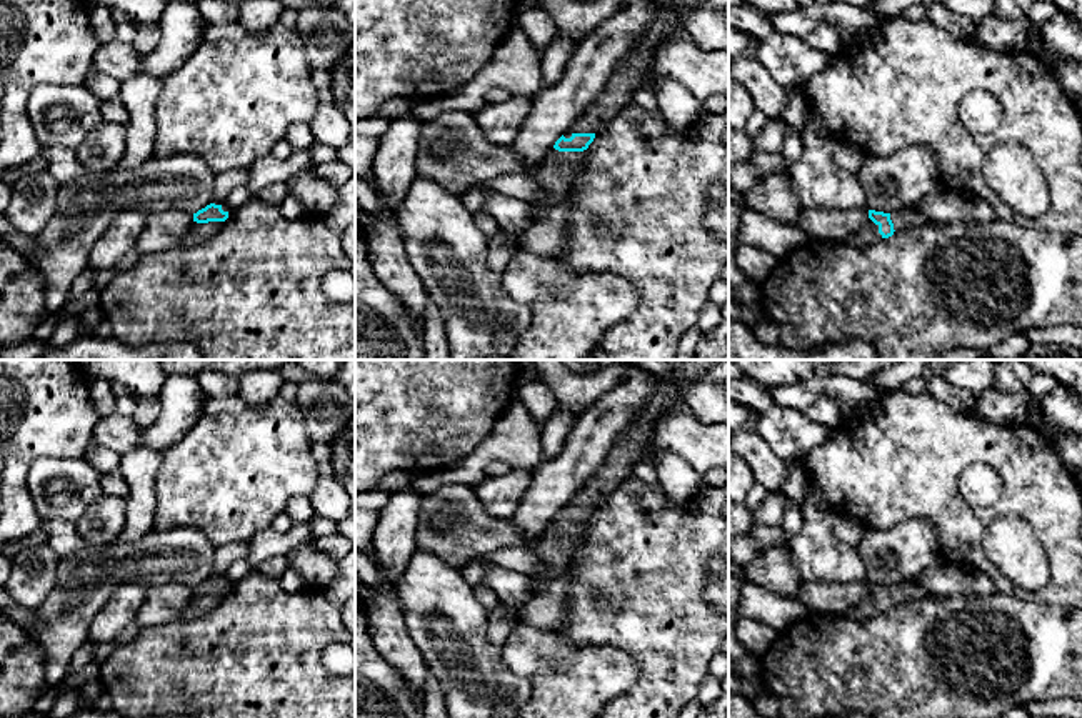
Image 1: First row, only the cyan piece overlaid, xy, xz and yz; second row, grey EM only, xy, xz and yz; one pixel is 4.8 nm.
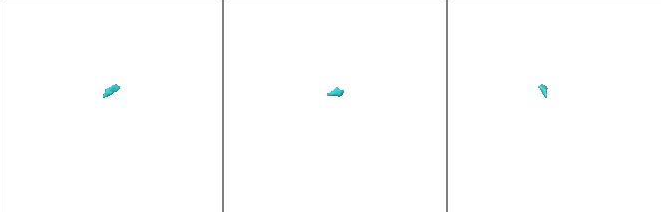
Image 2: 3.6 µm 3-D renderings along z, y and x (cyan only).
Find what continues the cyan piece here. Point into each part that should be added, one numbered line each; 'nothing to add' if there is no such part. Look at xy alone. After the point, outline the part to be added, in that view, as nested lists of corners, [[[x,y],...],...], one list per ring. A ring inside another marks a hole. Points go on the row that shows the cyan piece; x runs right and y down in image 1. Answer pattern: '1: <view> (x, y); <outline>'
1: xy (200, 232); [[[225,203],[222,205],[222,210],[228,213],[228,218],[233,215],[233,210],[230,210]],[[227,218],[227,220],[228,220]],[[225,220],[225,222],[227,222]],[[208,222],[208,223],[192,223],[192,228],[183,237],[182,245],[193,247],[198,243],[203,243],[212,238],[212,235],[225,223],[225,222]]]

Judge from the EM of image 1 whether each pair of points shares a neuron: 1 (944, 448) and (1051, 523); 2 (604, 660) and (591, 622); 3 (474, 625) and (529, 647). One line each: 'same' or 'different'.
1: same
2: different
3: different

